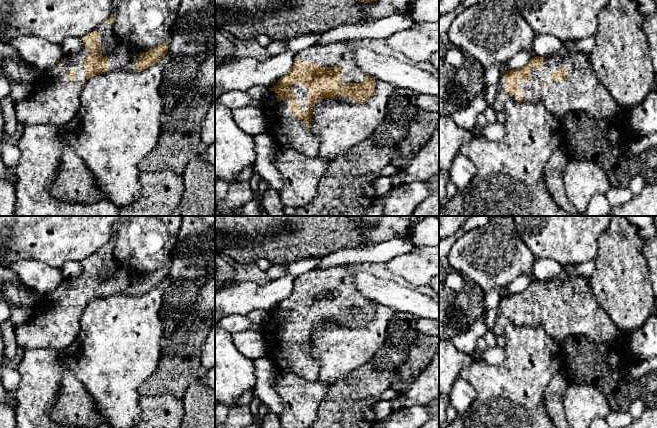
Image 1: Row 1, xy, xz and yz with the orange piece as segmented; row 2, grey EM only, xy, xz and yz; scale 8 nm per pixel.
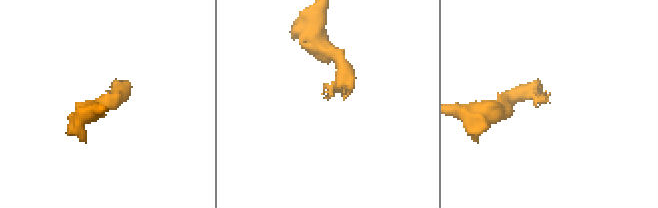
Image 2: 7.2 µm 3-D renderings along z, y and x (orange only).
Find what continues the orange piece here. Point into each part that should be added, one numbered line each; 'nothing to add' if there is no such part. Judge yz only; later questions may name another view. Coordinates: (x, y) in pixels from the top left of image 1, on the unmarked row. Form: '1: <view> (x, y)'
1: yz (582, 316)

